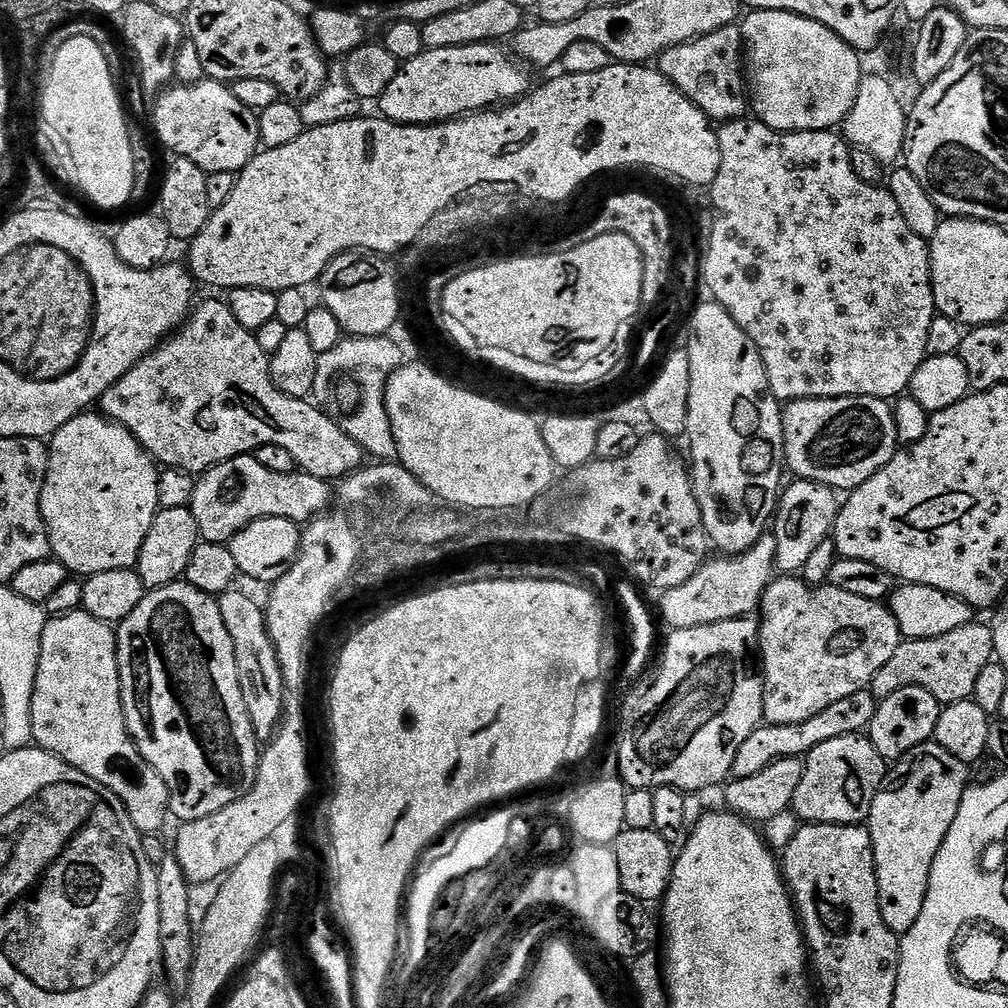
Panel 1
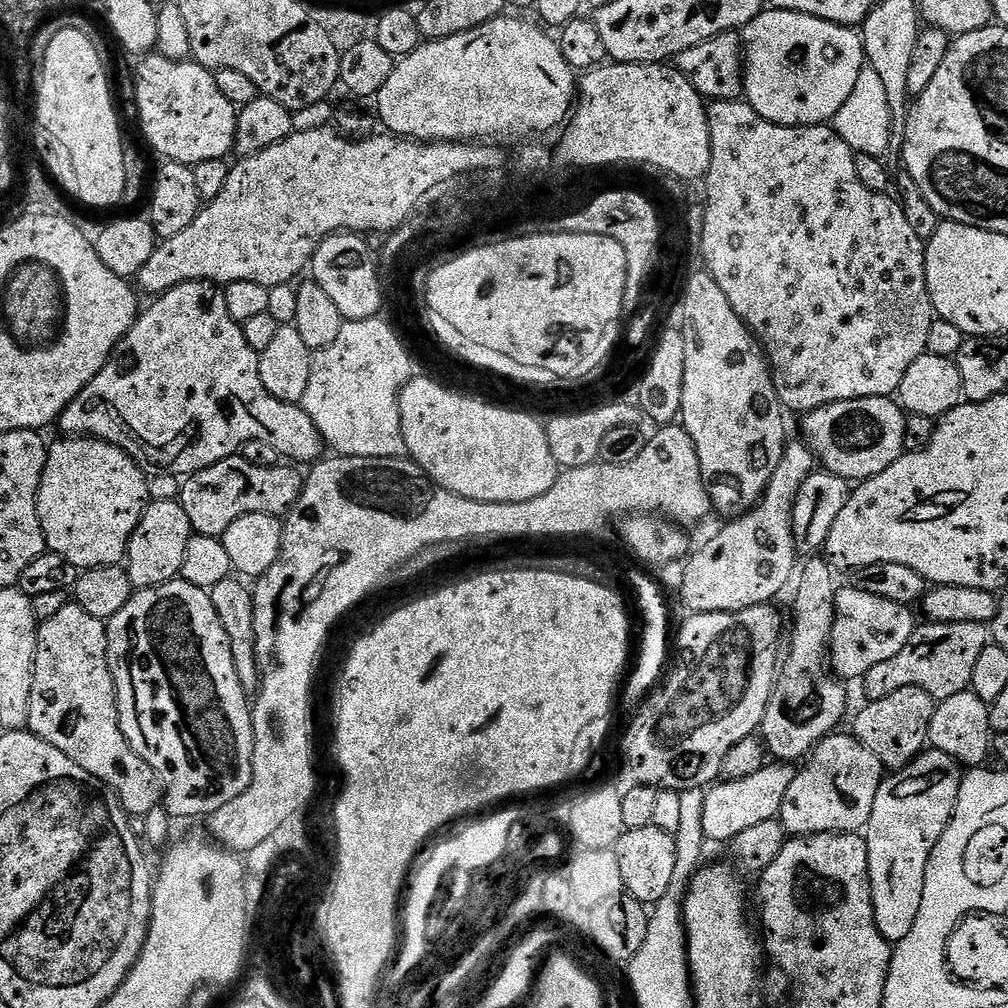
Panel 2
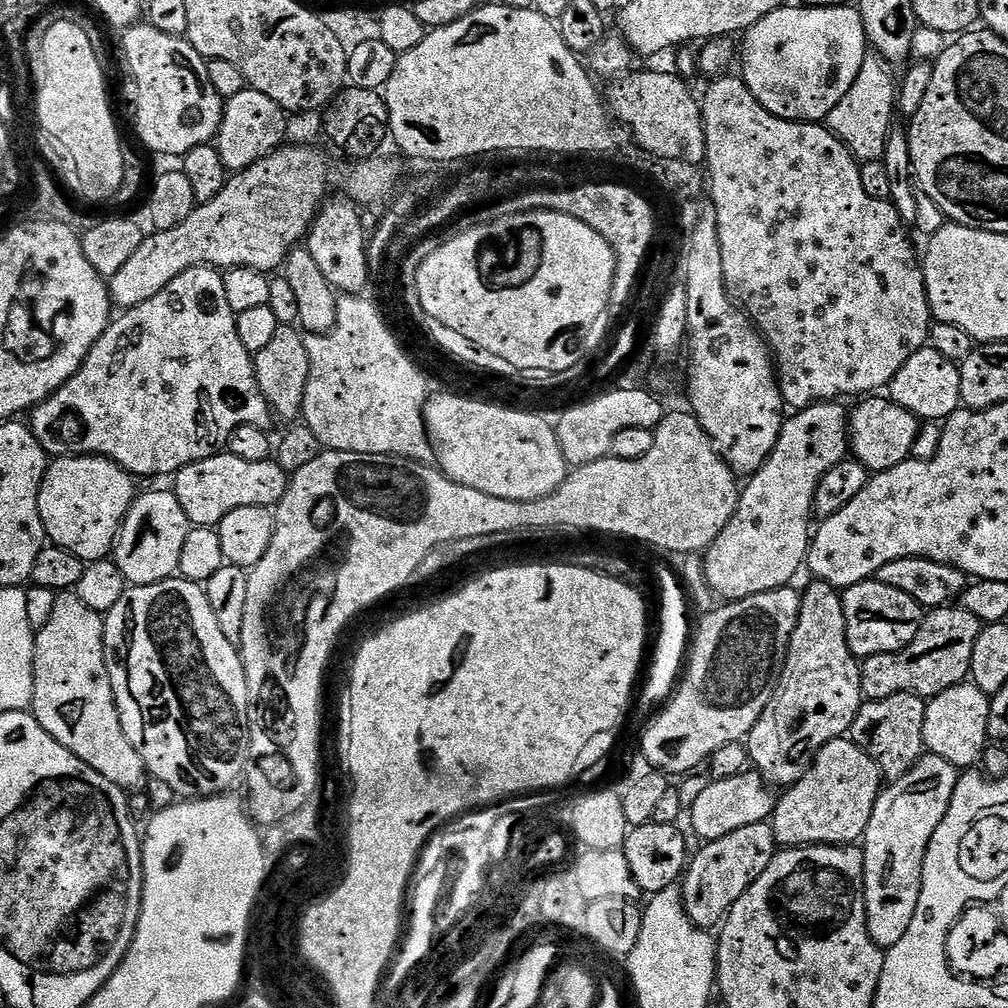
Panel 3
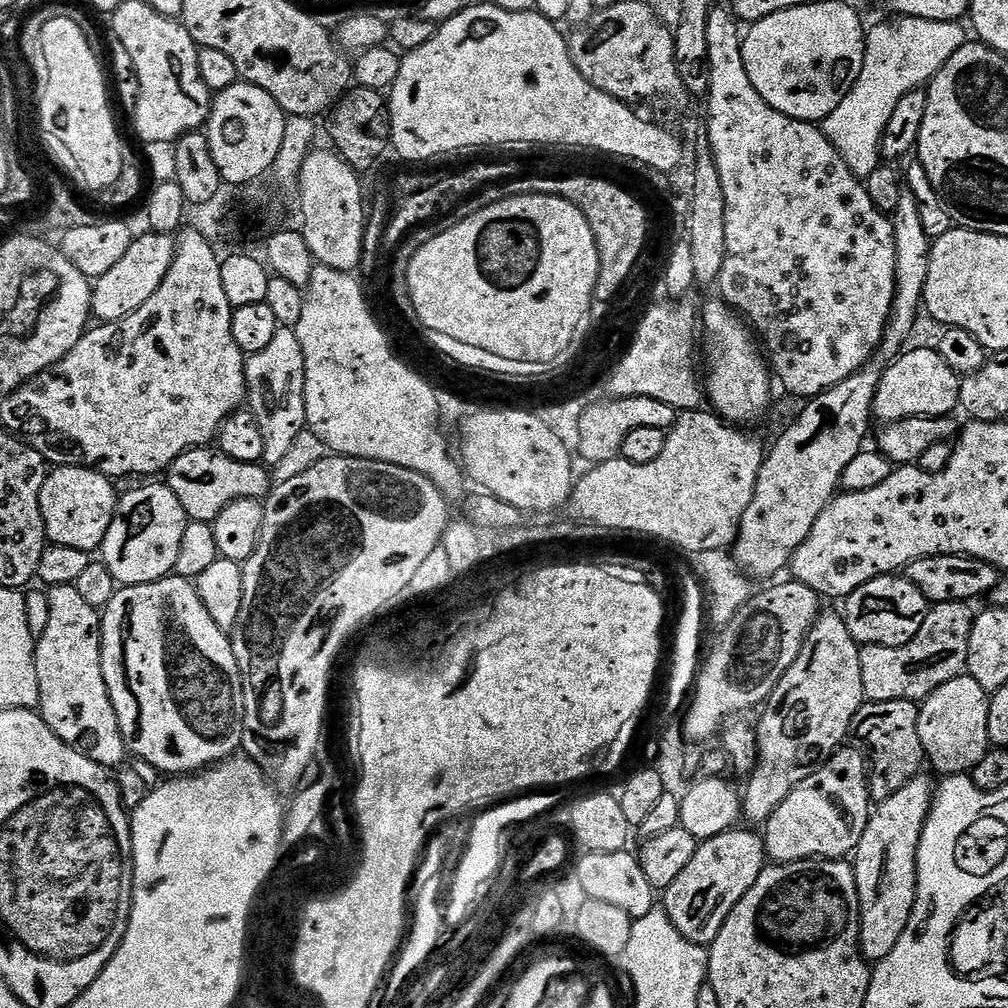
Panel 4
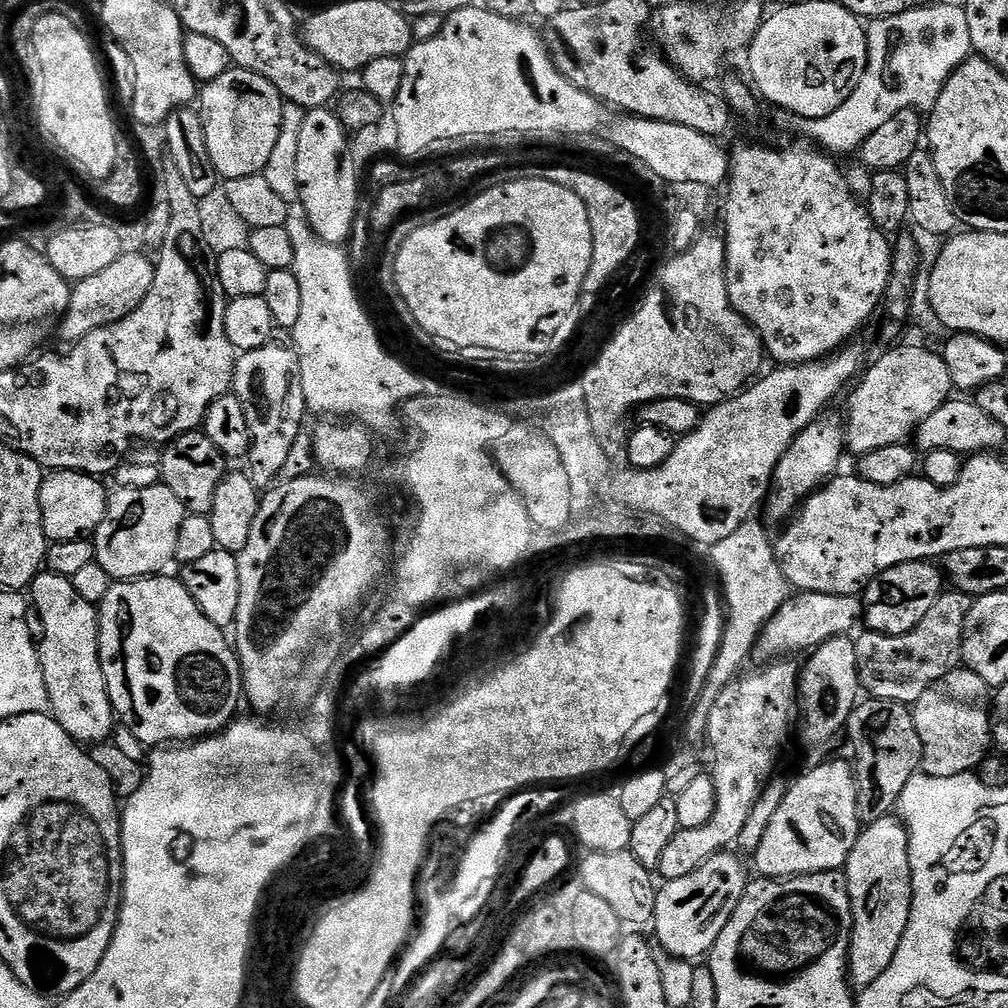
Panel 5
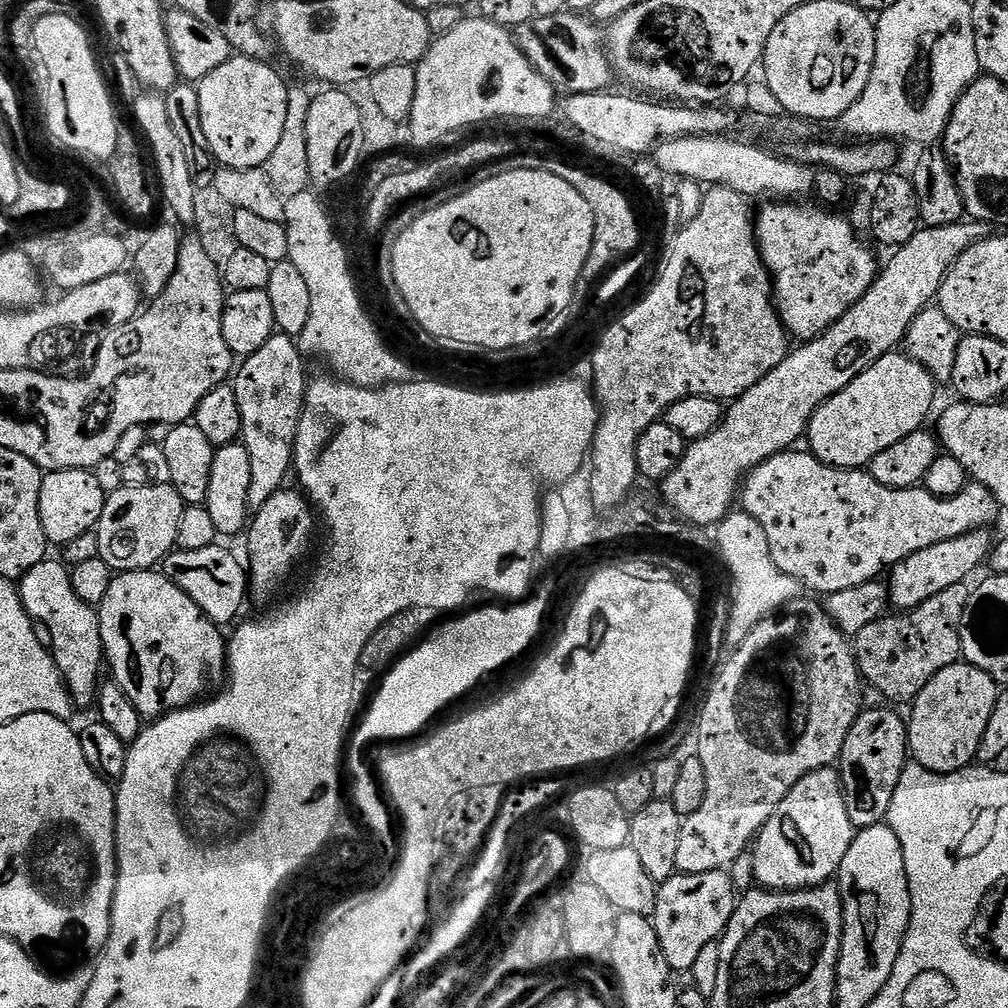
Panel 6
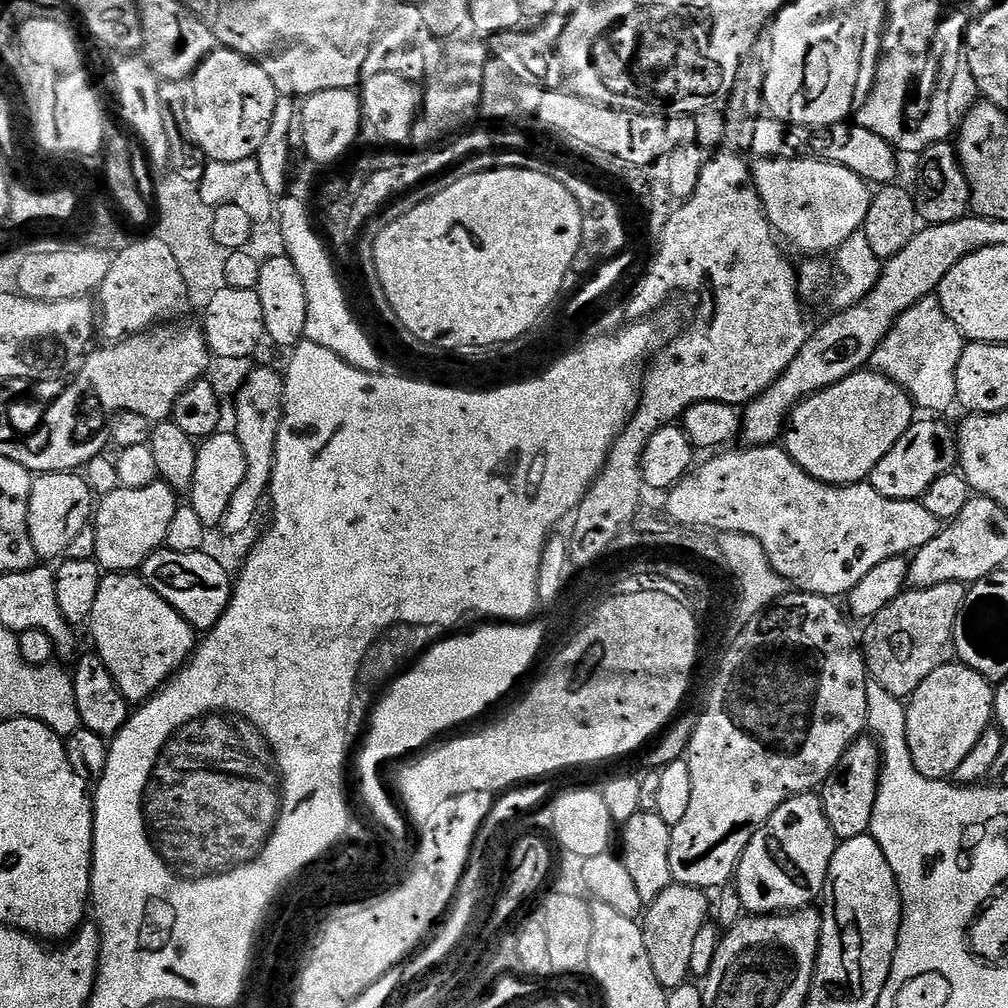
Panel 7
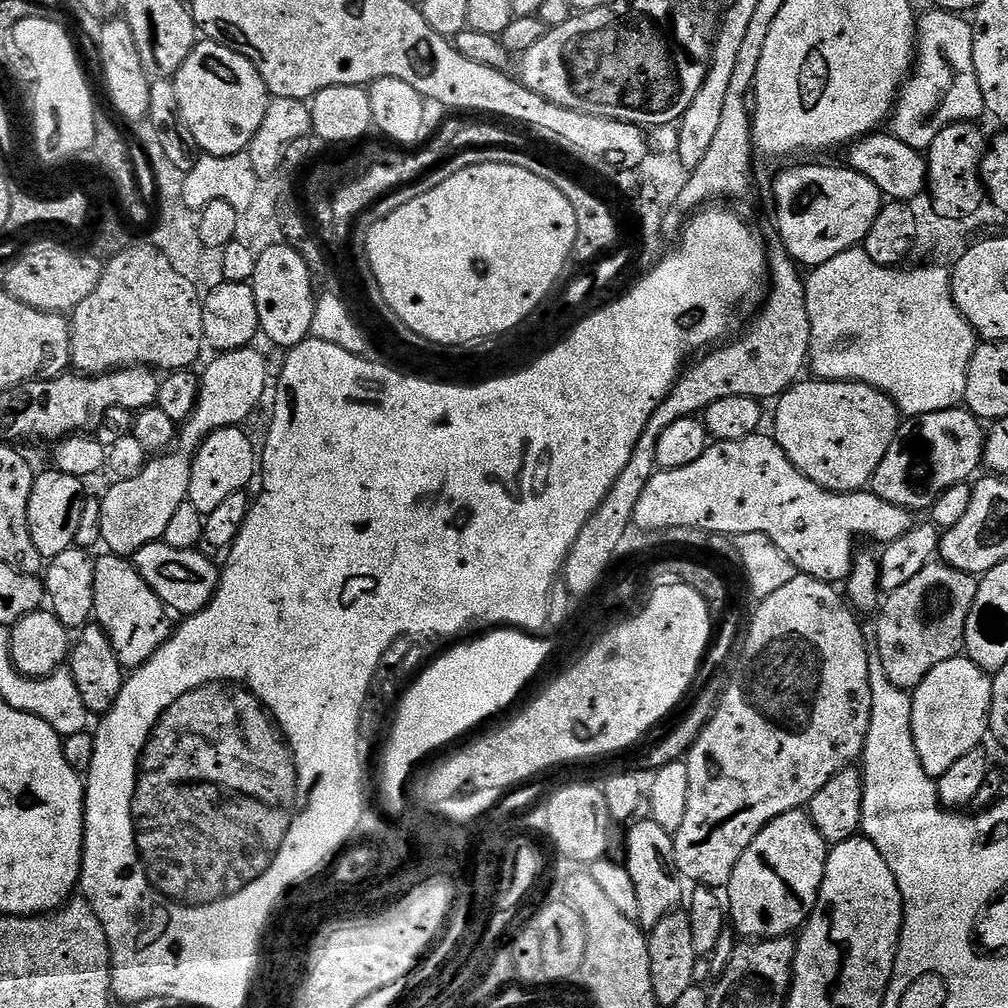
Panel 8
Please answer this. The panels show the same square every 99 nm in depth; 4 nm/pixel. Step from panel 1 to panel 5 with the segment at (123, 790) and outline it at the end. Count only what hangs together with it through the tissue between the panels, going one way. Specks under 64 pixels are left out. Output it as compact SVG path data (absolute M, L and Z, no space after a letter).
M47 570L40 571L33 578L30 585L31 592L31 603L35 612L42 618L44 627L44 639L39 641L38 647L42 674L46 678L50 715L59 722L62 730L66 730L66 734L70 734L70 738L74 738L81 746L100 744L104 739L107 741L113 735L114 713L106 678L100 665L100 618L97 605L86 602L86 598L82 598L82 594L74 590L69 577L59 576Z

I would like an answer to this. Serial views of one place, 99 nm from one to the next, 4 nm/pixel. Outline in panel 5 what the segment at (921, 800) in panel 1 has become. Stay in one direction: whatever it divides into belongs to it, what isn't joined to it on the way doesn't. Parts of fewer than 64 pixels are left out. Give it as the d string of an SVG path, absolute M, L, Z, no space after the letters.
M895 815L875 820L861 831L843 869L852 903L852 941L848 947L850 980L857 989L869 988L894 962L898 942L906 934L912 909L912 871L908 857L908 831Z

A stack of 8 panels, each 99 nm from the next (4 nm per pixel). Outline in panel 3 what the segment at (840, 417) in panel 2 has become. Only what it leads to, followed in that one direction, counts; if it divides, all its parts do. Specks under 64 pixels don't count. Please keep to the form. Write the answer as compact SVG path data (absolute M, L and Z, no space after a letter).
M876 394L871 398L864 398L855 409L851 409L848 418L848 439L851 455L869 473L885 472L898 466L903 460L912 455L914 440L920 433L922 423L920 417L910 410L898 406L891 398Z

